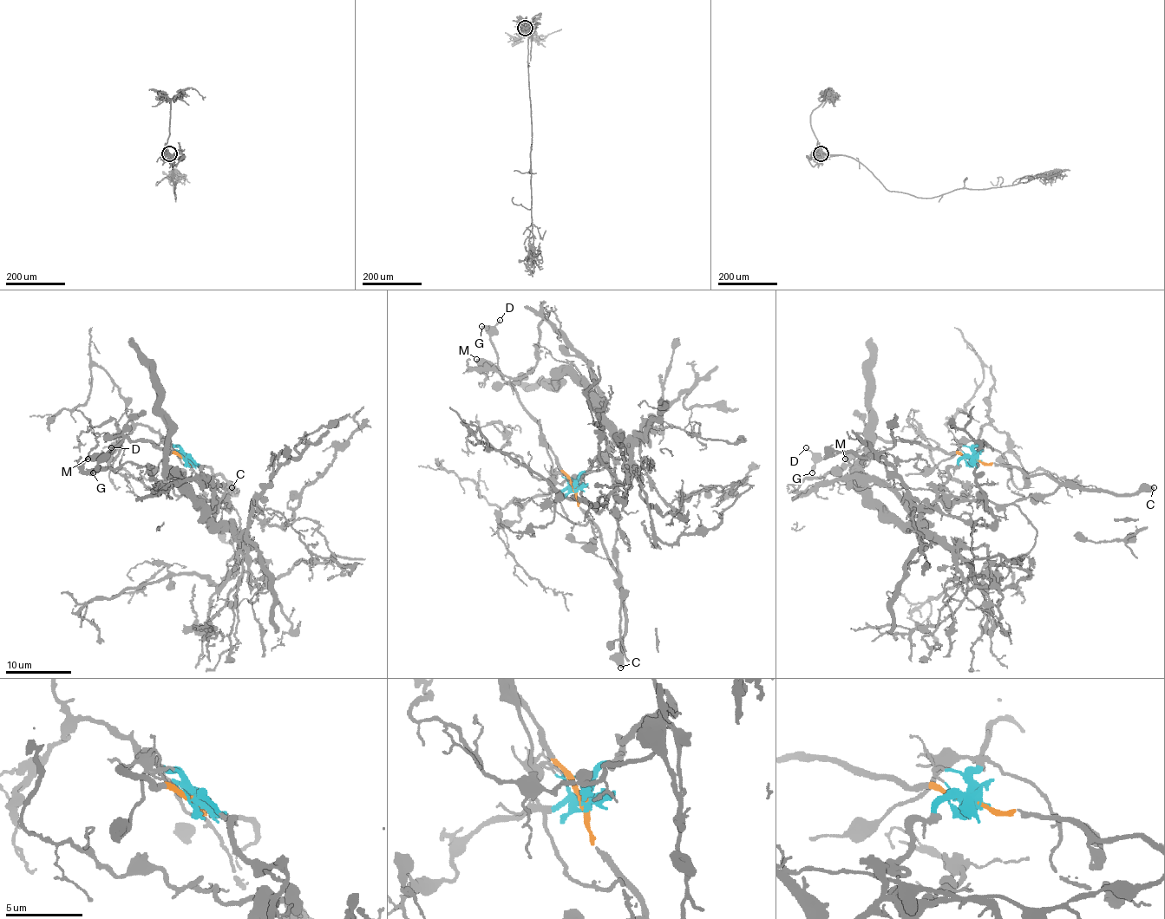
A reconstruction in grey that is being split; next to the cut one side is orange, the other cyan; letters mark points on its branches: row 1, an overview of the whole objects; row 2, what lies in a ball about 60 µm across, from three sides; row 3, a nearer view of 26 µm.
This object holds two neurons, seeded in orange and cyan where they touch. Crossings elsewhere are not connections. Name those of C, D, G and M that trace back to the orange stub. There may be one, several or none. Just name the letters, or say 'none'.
C, D, G, M

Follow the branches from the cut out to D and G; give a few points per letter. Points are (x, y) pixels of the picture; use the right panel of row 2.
D: (973, 458), (933, 450), (924, 443), (878, 439), (873, 439), (861, 450), (838, 452), (821, 458), (805, 448)
G: (973, 458), (933, 450), (924, 443), (873, 439), (861, 450), (838, 452), (821, 458), (812, 472)

